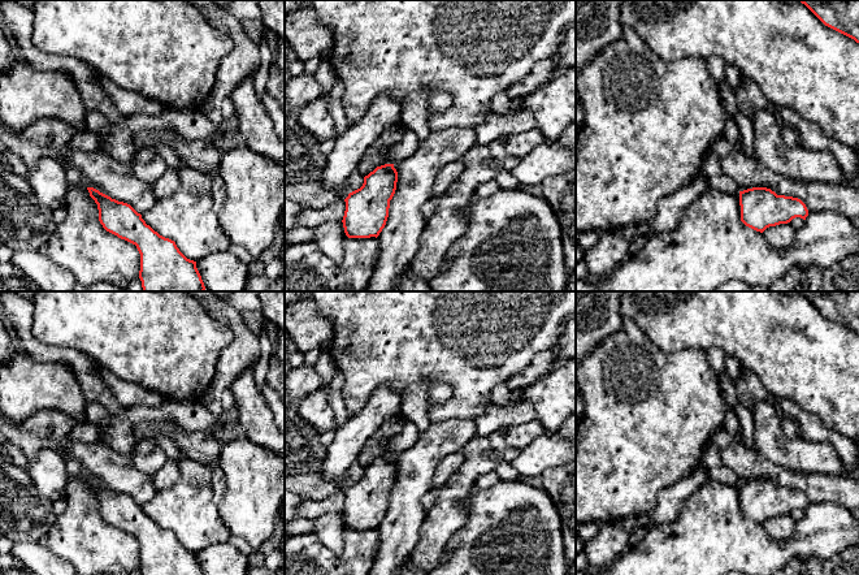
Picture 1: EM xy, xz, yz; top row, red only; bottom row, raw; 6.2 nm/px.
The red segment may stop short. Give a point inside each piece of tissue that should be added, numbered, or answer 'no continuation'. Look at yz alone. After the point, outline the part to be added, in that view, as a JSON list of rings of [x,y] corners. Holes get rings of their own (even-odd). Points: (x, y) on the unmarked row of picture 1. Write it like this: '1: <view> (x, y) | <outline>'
no continuation

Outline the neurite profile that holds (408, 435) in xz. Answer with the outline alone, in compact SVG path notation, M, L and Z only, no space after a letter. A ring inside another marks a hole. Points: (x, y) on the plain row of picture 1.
M405 420L400 432L387 444L389 455L396 455L409 449L420 438L420 435L412 423Z

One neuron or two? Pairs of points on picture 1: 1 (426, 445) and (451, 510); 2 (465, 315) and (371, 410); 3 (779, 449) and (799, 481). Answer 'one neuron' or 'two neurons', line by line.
1: two neurons
2: two neurons
3: two neurons

